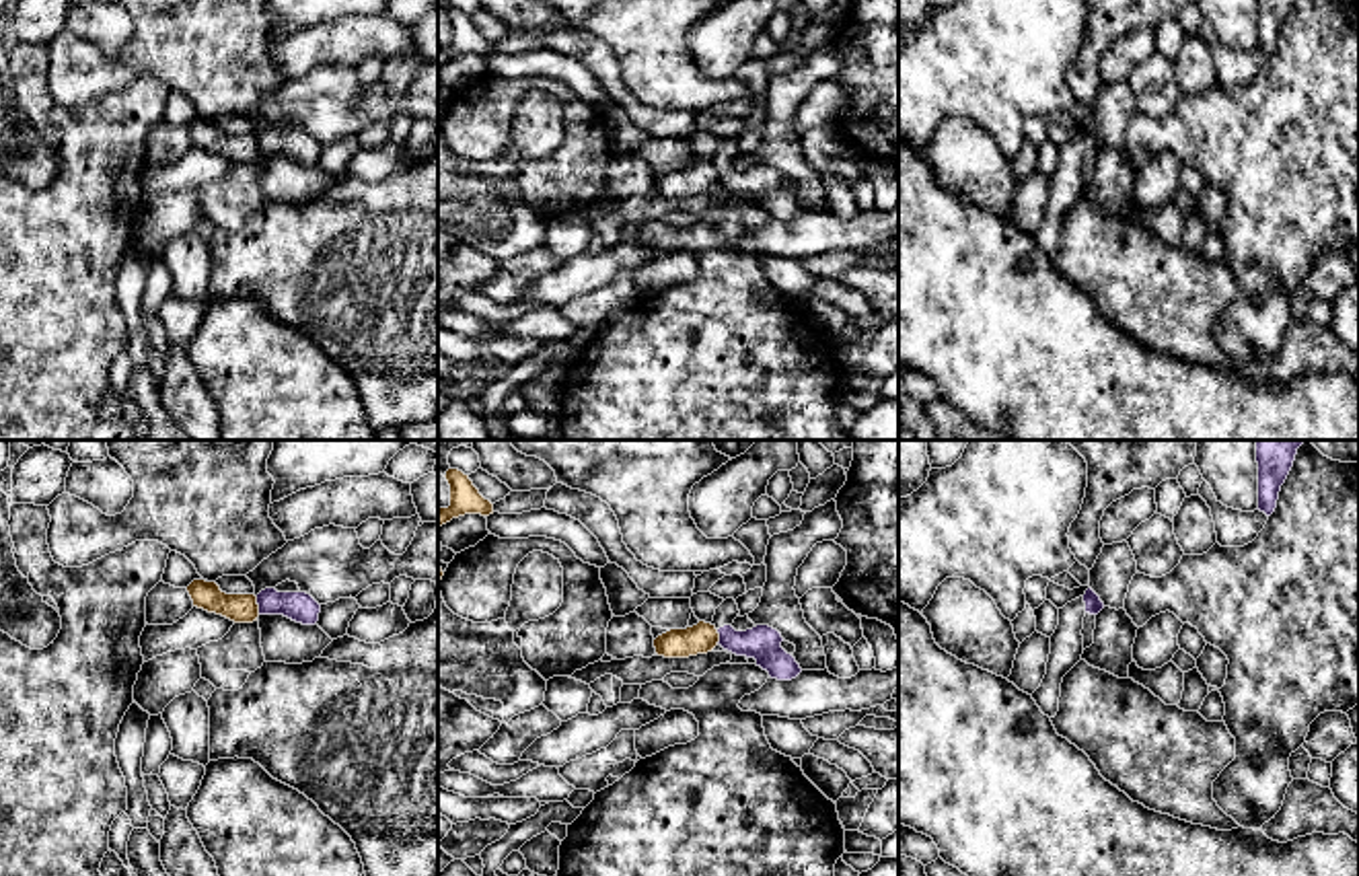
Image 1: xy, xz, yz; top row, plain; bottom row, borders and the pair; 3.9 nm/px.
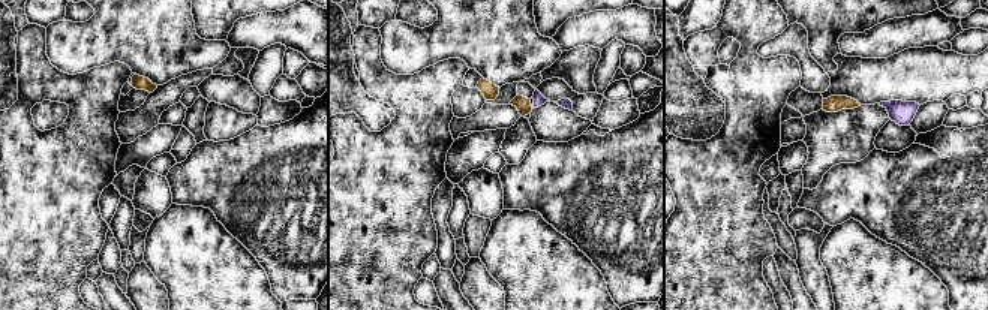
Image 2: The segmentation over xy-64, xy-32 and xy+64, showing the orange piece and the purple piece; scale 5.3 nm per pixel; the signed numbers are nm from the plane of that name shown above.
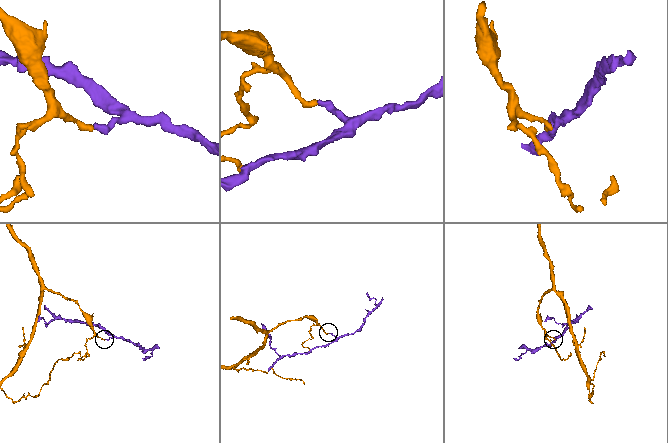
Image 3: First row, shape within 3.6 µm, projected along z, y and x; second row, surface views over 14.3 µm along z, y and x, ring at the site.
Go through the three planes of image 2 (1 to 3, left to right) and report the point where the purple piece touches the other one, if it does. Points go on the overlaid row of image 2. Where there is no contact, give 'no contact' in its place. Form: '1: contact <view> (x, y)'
1: no contact
2: no contact
3: no contact

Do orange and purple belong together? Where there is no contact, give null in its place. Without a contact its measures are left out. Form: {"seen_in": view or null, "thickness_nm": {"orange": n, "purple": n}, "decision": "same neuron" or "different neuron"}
{"seen_in": "xy", "thickness_nm": {"orange": 110, "purple": 120}, "decision": "different neuron"}

